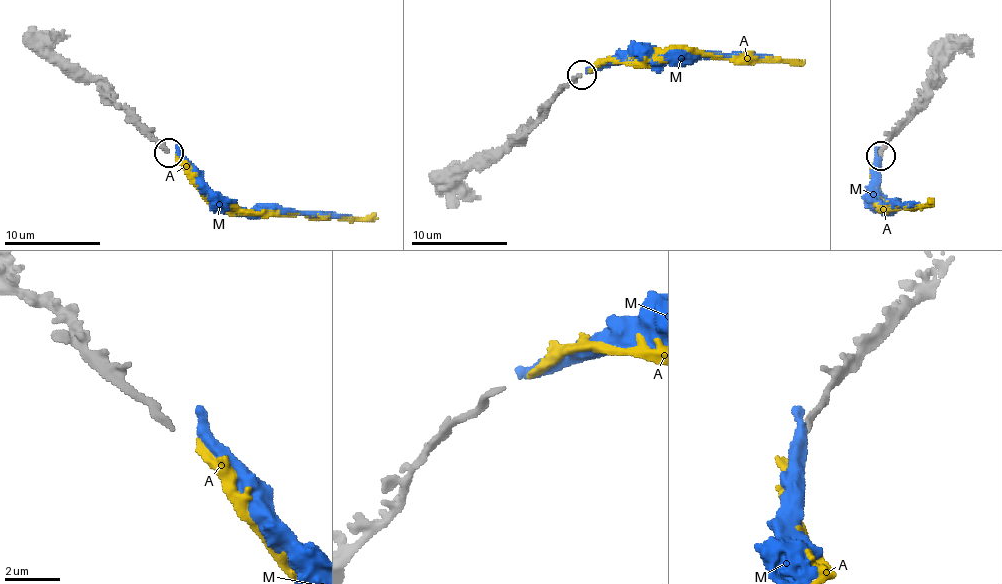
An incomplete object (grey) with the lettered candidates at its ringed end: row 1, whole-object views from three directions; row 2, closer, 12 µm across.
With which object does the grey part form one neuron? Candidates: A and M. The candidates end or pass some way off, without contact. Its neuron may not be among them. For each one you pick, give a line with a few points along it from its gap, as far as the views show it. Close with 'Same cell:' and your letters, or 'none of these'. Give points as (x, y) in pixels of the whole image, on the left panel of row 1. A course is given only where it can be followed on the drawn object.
A: it runs (176, 154), (211, 202), (233, 210), (377, 218)
Same cell: A

